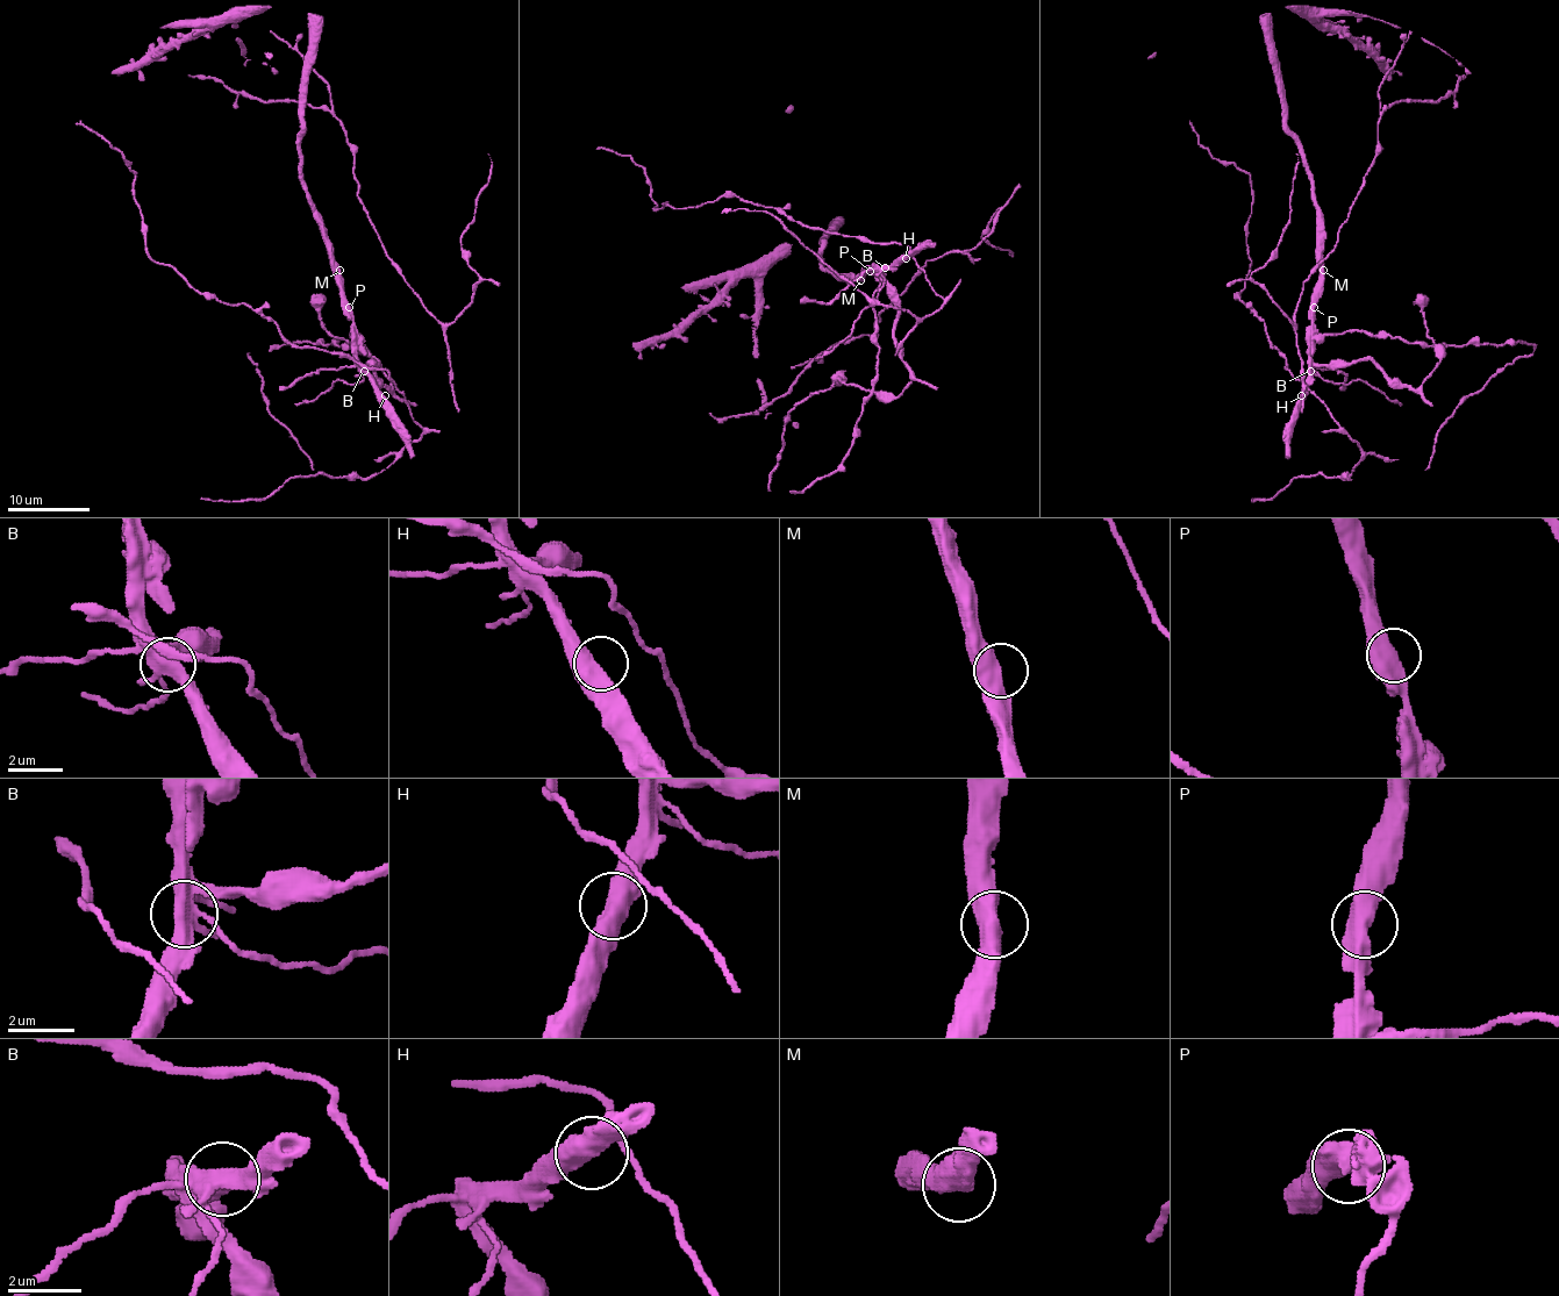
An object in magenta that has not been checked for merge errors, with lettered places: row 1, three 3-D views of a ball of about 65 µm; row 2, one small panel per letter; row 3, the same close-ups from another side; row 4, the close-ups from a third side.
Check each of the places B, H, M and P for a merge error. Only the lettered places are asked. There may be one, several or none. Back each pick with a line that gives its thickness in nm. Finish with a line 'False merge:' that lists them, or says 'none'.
B: 420 nm
False merge: B

